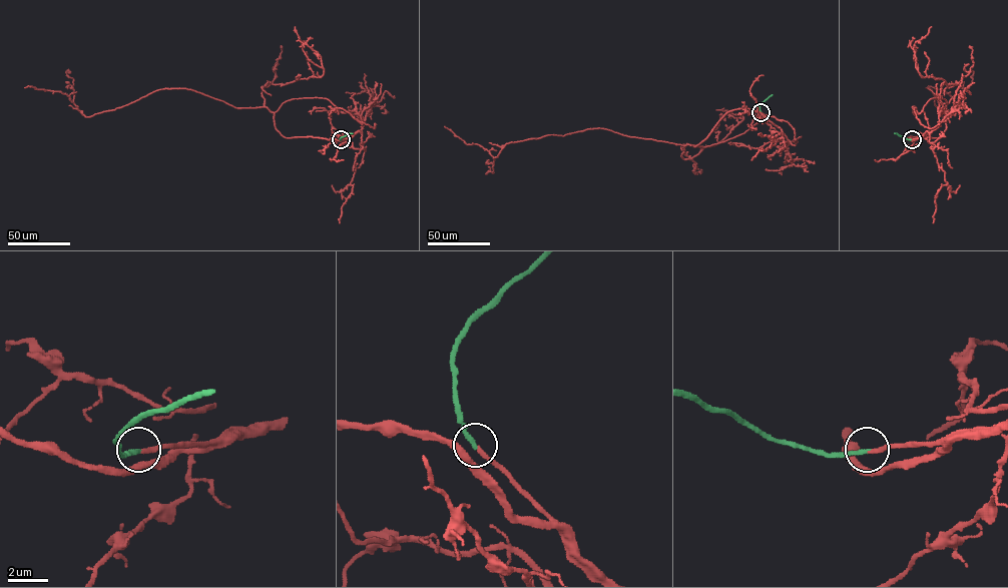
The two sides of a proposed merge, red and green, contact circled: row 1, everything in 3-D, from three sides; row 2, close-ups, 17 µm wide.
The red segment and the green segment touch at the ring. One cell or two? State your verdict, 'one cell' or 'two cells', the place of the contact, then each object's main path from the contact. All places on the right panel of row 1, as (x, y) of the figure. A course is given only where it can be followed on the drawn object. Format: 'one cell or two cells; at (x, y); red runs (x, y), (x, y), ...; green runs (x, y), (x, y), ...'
one cell; at (912, 139); red runs (912, 139), (938, 137), (946, 128), (945, 106), (928, 88), (942, 116), (956, 106), (944, 90), (926, 87); green runs (912, 139), (894, 133)

